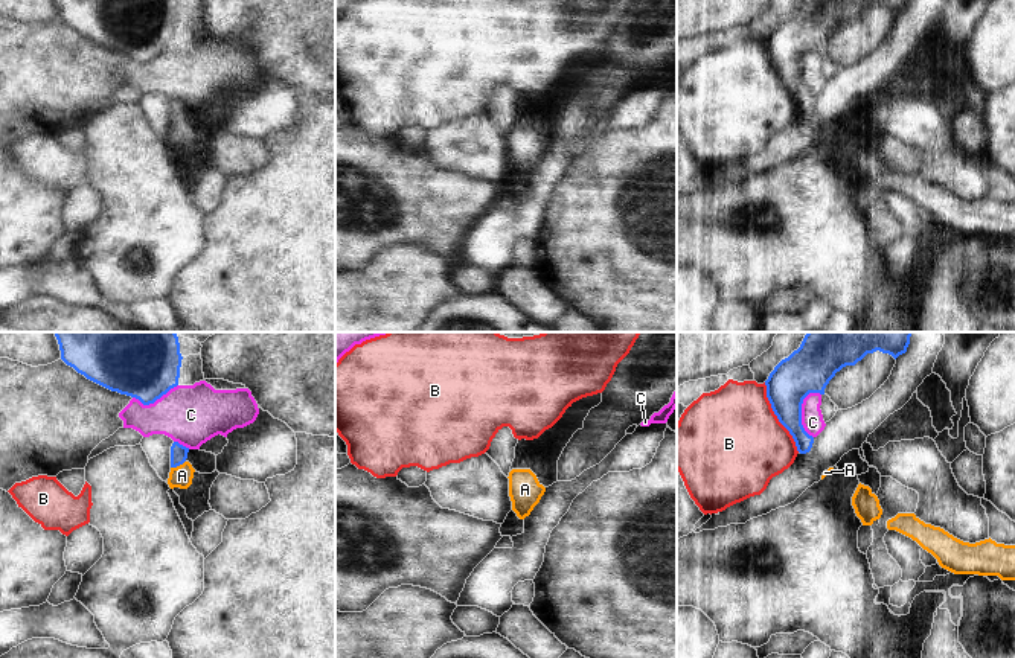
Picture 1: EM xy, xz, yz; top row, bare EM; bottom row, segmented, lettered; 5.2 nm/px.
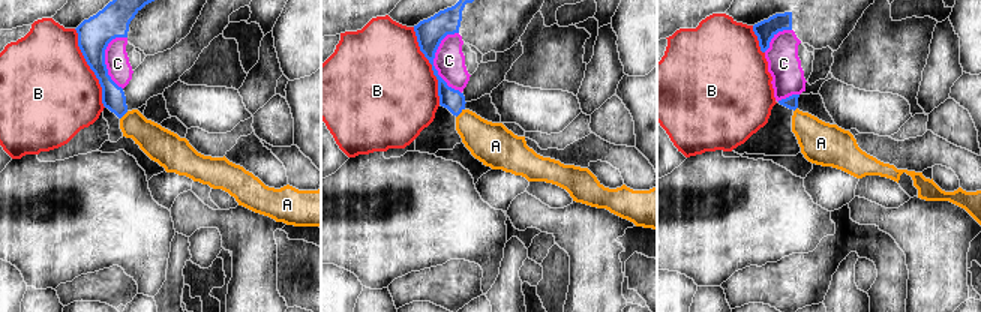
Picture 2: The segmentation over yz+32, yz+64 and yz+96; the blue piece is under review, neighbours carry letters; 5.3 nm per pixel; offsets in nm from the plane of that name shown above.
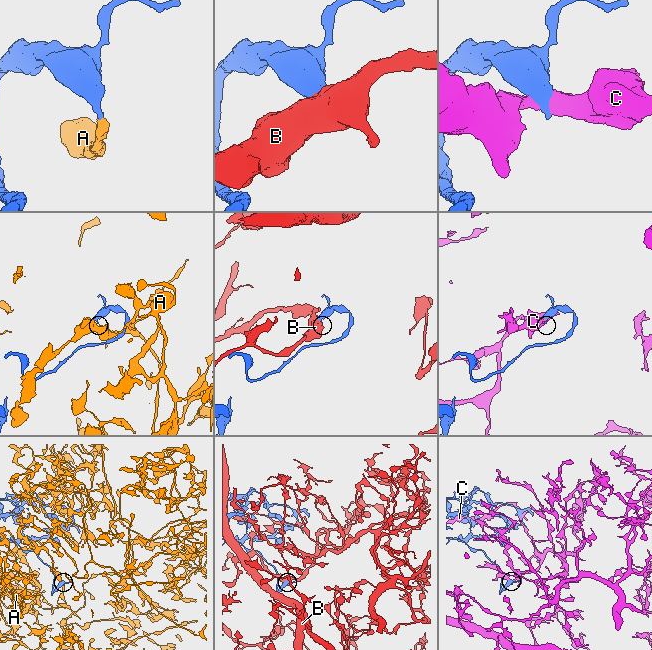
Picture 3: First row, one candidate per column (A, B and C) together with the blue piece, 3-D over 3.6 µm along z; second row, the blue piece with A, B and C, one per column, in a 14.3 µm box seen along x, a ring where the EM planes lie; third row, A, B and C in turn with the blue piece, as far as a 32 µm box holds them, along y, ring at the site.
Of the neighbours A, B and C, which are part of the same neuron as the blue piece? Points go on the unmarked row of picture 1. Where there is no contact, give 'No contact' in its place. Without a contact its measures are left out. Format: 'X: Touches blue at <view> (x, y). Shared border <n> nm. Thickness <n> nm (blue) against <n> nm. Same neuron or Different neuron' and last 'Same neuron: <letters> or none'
A: Touches blue at xy (177, 124). Shared border 90 nm. Thickness 90 nm (blue) against 120 nm. Same neuron
B: Touches blue at yz (778, 76). Shared border 420 nm. Thickness 220 nm (blue) against 500 nm. Different neuron
C: Touches blue at yz (800, 70). Shared border 260 nm. Thickness 240 nm (blue) against 120 nm. Different neuron
Same neuron: A.

